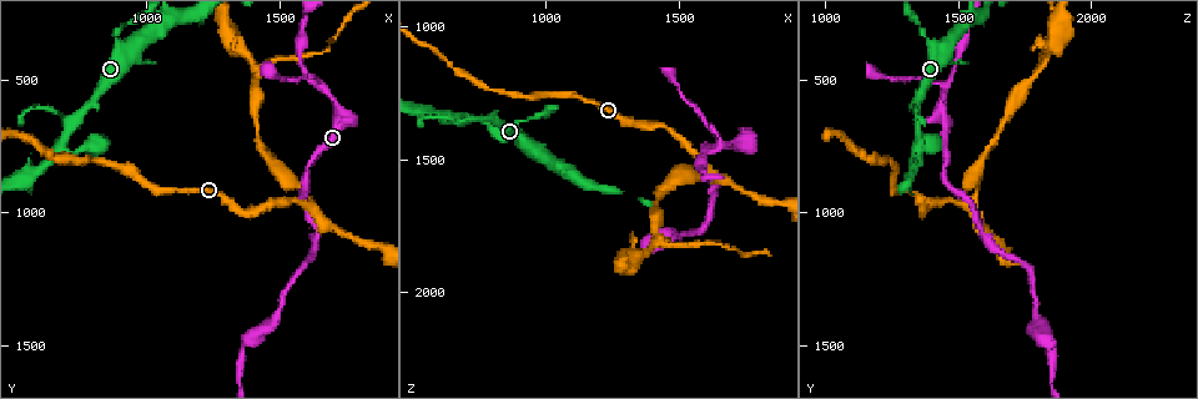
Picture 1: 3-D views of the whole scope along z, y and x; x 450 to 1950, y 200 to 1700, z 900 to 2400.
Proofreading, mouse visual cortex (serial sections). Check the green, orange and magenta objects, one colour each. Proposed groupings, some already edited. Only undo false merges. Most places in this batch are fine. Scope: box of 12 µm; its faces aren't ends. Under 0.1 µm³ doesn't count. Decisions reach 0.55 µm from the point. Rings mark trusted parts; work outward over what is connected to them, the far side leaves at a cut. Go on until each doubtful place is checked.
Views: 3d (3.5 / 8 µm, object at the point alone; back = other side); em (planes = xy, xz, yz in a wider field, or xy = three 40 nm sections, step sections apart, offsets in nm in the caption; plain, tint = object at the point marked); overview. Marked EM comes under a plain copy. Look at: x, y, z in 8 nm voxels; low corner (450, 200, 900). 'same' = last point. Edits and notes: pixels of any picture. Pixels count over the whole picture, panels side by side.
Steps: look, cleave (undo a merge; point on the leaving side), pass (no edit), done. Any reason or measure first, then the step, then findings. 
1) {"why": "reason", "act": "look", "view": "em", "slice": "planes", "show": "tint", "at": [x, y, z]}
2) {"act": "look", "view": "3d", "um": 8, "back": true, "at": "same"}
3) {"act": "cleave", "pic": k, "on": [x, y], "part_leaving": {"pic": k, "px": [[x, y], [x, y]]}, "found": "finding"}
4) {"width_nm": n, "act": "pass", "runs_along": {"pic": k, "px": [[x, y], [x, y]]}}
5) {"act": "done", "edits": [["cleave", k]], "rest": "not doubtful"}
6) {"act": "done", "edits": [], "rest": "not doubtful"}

{"why": "a narrow waist", "act": "look", "view": "3d", "um": 3.5, "back": true, "at": [1670, 520, 1440]}

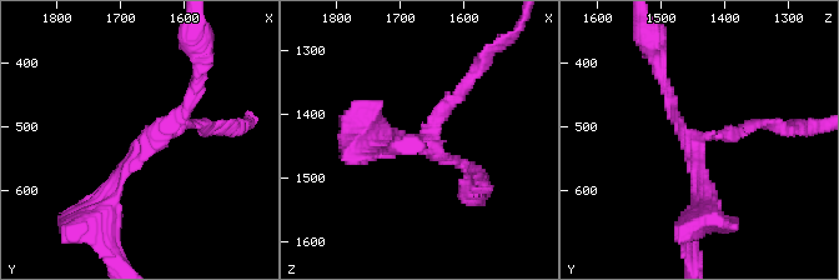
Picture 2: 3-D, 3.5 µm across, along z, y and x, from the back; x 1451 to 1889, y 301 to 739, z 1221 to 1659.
{"act": "look", "view": "em", "slice": "xy", "step": 5, "show": "tint", "at": [1660, 525, 1450]}

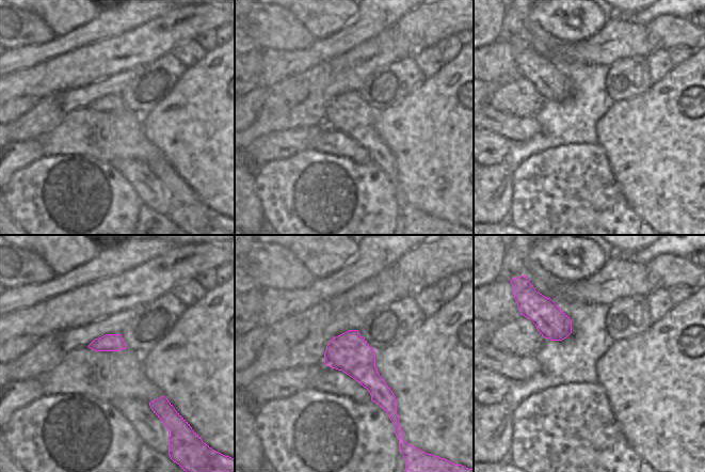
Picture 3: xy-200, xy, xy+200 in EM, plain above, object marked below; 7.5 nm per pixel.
{"width_nm": 300, "act": "pass", "runs_along": {"pic": 2, "px": [[96, 209], [196, 86]]}, "found": "all the same cell"}

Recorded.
{"why": "abrupt turn", "act": "look", "view": "3d", "um": 8, "at": [1600, 970, 1540]}

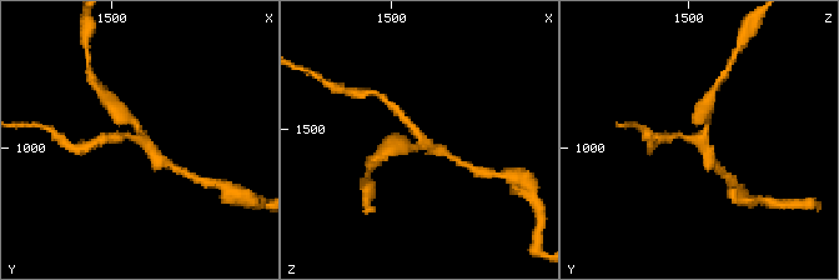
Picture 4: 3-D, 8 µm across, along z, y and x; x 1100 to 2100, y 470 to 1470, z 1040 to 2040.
{"arms": 3, "arm_widths_nm": [200, 250, 300], "act": "look", "view": "em", "slice": "planes", "show": "tint", "at": [1610, 960, 1530]}

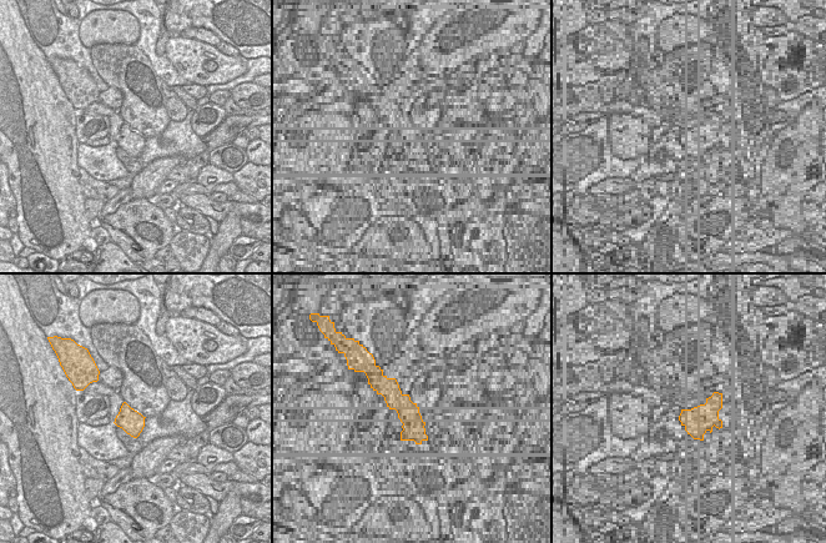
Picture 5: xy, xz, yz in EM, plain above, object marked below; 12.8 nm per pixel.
{"act": "pass", "runs_along": {"pic": 4, "px": [[672, 136], [701, 136], [703, 113]]}, "found": "one cell here"}

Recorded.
{"why": "thick turns thin", "act": "look", "view": "3d", "um": 3.5, "at": [1420, 470, 1790]}

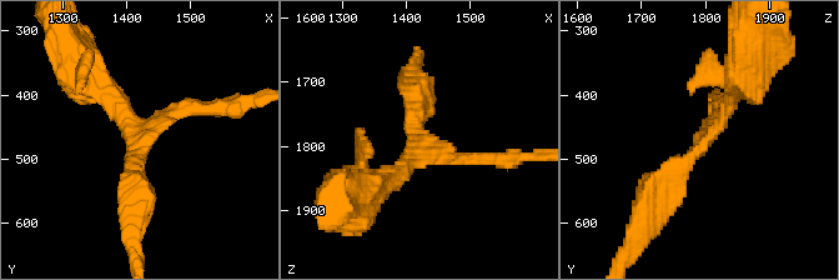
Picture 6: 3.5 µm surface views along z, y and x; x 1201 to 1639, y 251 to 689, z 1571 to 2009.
{"why": "now the EM", "act": "look", "view": "em", "slice": "planes", "show": "tint", "at": [1430, 470, 1790]}

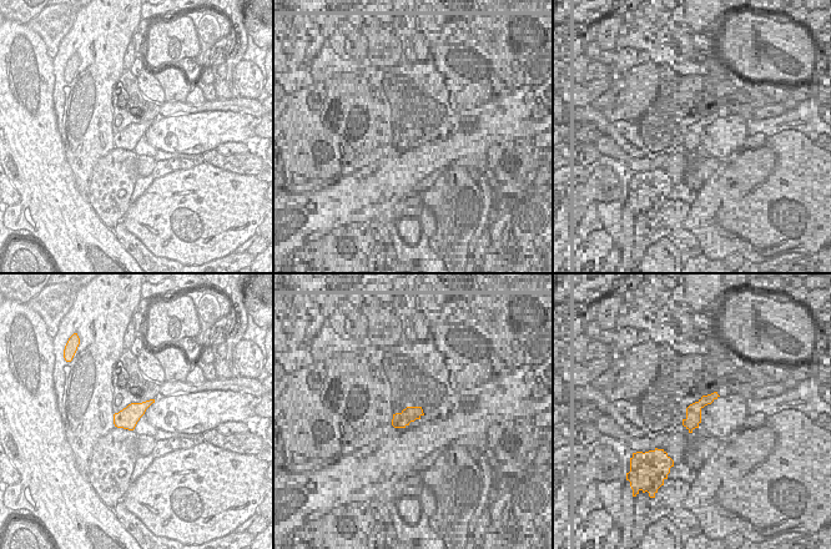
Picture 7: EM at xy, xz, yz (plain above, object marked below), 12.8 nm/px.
{"act": "pass", "runs_along": {"pic": 6, "px": [[646, 206], [717, 130], [745, 84]]}, "found": "one cell here"}

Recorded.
{"act": "done", "edits": [], "rest": "not doubtful"}

